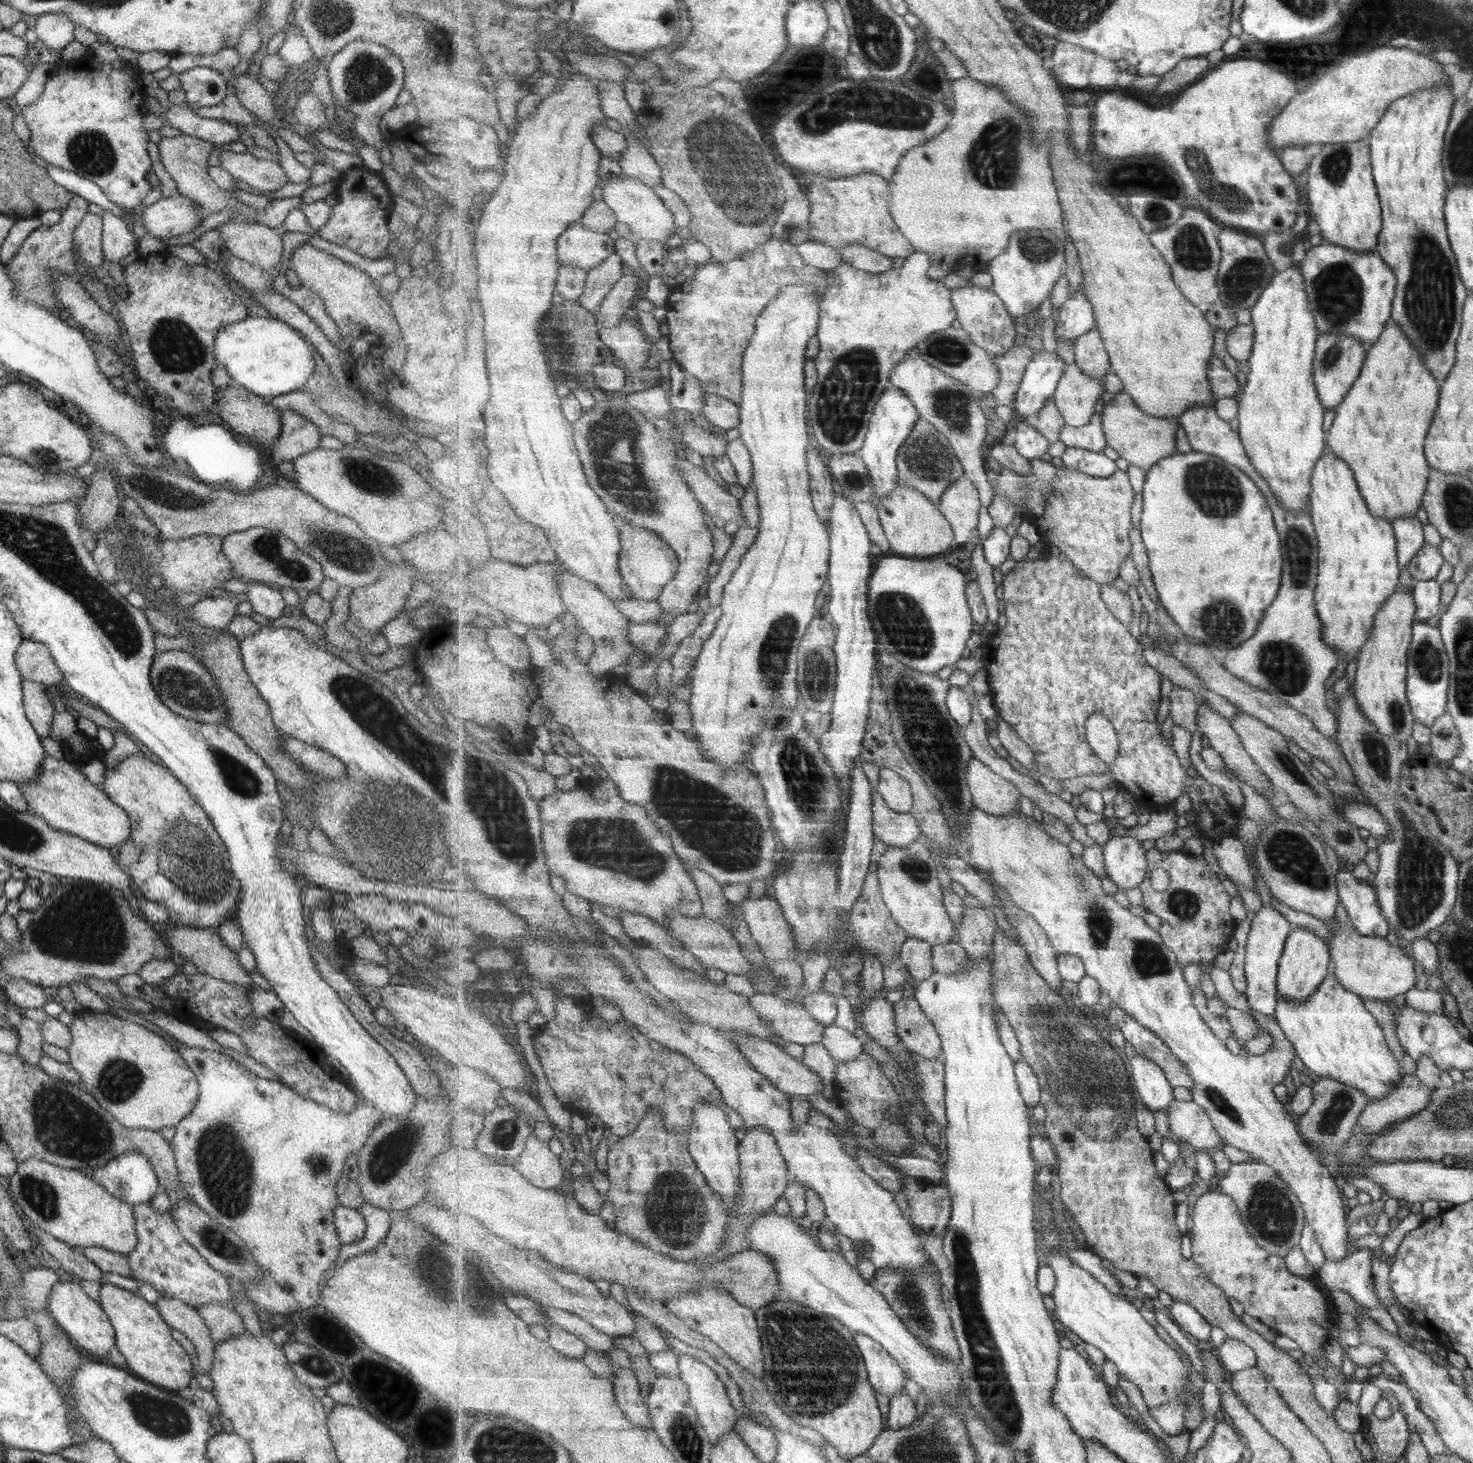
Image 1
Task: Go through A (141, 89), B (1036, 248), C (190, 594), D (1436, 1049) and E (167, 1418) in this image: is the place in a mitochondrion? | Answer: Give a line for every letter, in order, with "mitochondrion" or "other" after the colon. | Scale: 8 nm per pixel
A: other
B: mitochondrion
C: other
D: other
E: mitochondrion

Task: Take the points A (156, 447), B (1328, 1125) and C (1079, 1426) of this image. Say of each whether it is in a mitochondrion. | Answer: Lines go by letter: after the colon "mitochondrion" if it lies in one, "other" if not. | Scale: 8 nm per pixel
A: other
B: mitochondrion
C: other

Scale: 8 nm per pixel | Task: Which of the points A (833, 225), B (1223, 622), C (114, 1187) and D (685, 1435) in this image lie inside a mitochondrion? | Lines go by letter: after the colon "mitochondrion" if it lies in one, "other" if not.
A: other
B: mitochondrion
C: other
D: mitochondrion

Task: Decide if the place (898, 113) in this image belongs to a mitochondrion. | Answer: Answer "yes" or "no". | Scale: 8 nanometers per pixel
yes

